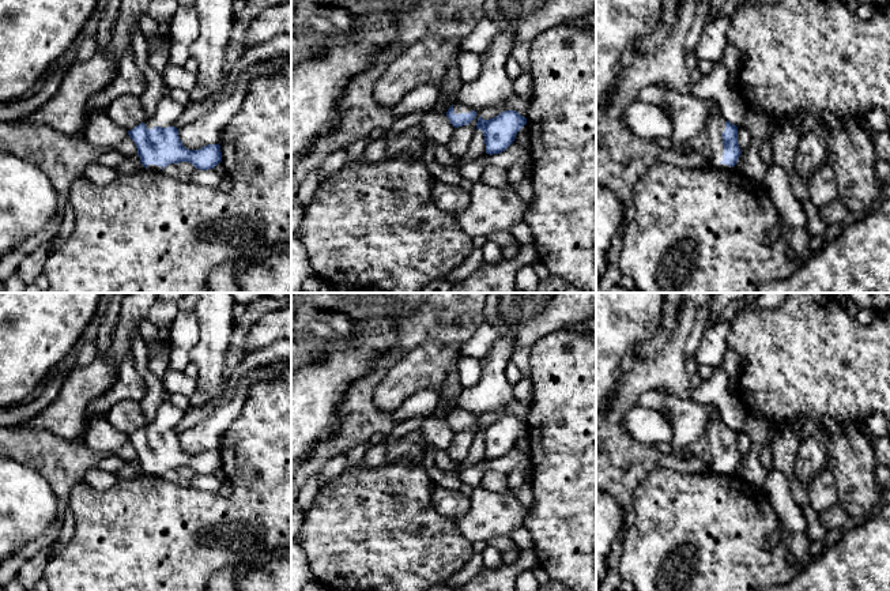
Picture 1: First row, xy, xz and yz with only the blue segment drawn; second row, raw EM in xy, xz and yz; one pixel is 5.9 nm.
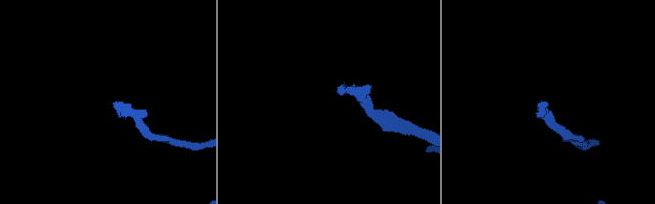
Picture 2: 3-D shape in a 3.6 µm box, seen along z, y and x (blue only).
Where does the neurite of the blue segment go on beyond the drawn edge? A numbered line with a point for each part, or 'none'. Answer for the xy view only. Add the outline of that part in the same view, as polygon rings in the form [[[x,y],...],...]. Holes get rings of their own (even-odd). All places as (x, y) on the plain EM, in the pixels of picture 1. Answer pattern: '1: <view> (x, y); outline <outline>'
1: xy (168, 416); outline [[[166,400],[161,404],[154,415],[154,419],[147,424],[144,429],[148,434],[152,434],[154,432],[174,432],[184,414],[184,410],[176,407],[171,402]]]

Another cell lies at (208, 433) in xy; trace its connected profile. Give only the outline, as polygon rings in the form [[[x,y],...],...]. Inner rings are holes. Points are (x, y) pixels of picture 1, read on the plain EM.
[[[279,360],[265,366],[257,366],[245,373],[234,396],[223,406],[215,409],[205,419],[178,434],[180,445],[188,455],[200,455],[207,449],[218,449],[225,433],[241,413],[249,389],[260,380],[282,379],[291,360]]]

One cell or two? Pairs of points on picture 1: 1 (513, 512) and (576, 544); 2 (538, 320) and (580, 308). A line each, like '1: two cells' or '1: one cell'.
1: two cells
2: one cell

